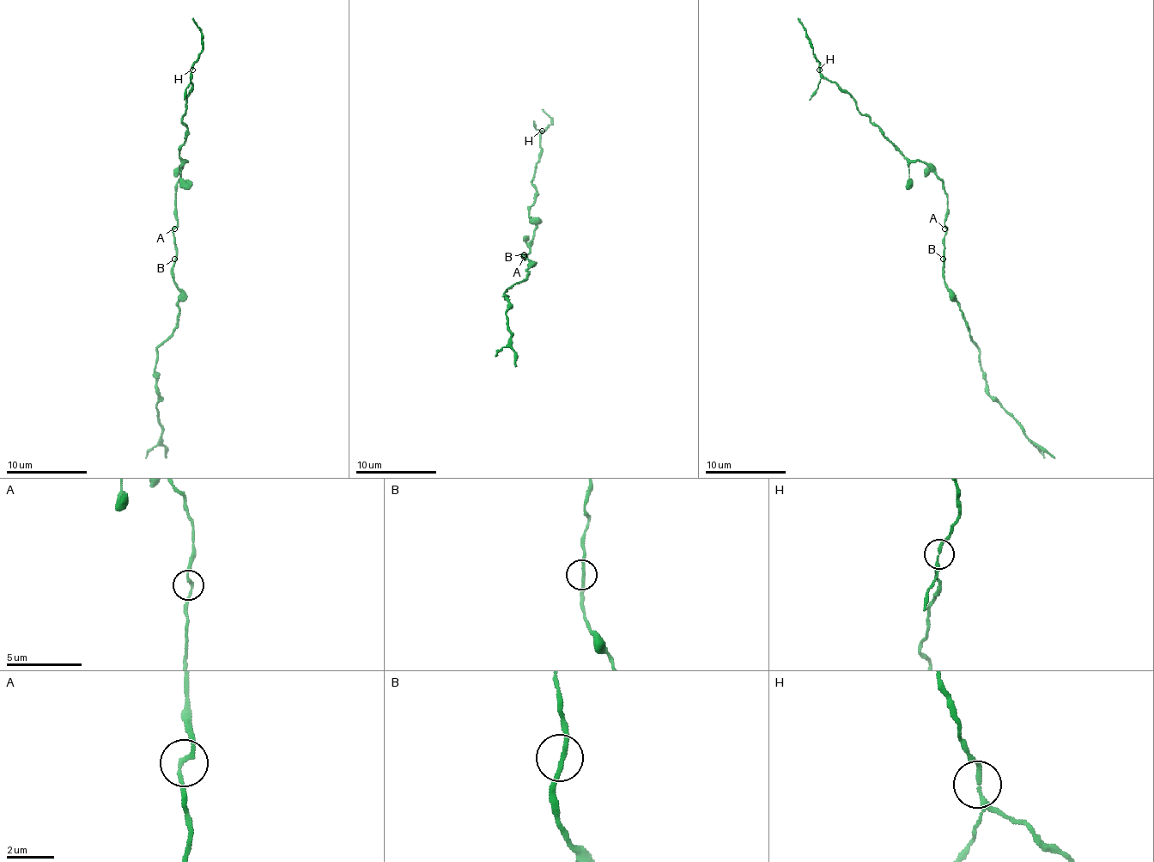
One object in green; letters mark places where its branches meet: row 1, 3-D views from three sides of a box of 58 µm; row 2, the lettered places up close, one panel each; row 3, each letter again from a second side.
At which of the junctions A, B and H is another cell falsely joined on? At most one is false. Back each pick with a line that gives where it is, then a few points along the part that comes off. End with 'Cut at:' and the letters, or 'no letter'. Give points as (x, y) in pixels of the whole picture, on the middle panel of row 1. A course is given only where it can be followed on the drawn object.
Cut at: no letter

